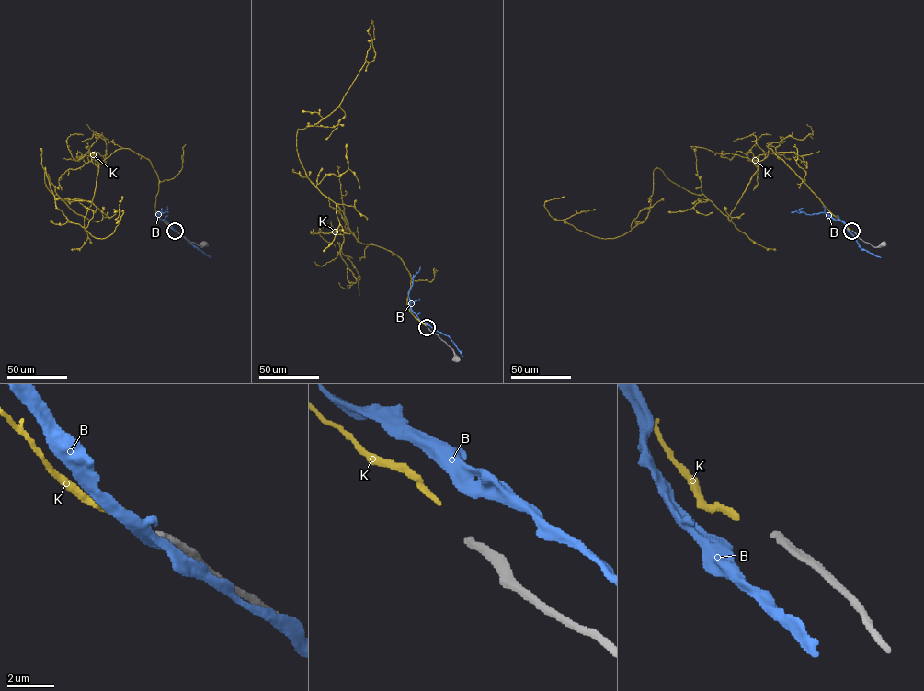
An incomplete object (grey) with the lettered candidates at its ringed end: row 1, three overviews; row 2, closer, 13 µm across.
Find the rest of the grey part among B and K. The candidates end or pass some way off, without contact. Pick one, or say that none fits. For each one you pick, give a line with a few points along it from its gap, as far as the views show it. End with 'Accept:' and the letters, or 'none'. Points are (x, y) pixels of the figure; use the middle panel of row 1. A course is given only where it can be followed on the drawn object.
K: course (426, 326), (403, 260), (350, 233), (297, 151), (297, 130), (334, 111), (365, 62), (370, 20), (373, 39)
Accept: K

